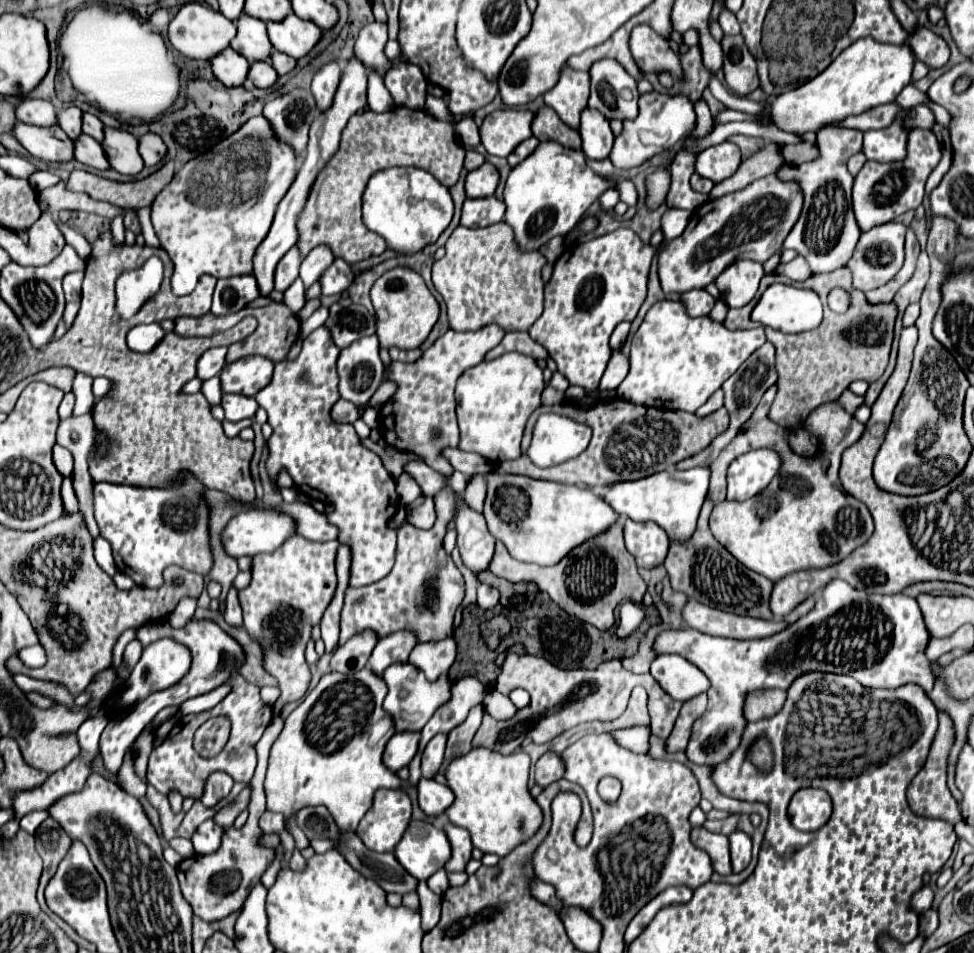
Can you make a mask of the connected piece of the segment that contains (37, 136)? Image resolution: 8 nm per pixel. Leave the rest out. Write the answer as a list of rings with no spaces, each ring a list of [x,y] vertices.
[[[23,122],[15,124],[15,138],[23,144],[23,148],[45,162],[71,162],[75,160],[75,144],[73,140],[59,128],[39,128],[27,126]]]

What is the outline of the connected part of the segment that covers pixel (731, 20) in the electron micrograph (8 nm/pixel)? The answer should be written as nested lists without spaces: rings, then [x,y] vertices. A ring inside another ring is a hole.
[[[723,10],[723,12],[721,12],[719,24],[721,24],[721,28],[723,28],[723,32],[725,32],[727,36],[737,36],[737,34],[741,34],[741,26],[739,26],[735,14],[731,14],[729,10]]]

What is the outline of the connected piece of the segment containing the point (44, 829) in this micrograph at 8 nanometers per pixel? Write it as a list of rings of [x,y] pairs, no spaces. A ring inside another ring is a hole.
[[[47,818],[35,832],[35,840],[37,840],[37,852],[43,858],[43,876],[39,882],[39,890],[37,890],[37,900],[41,904],[41,908],[45,910],[45,898],[43,898],[43,890],[47,886],[47,882],[53,878],[59,862],[63,860],[63,856],[67,854],[69,846],[71,846],[71,838],[65,834],[65,830],[61,828],[61,824],[53,818]]]

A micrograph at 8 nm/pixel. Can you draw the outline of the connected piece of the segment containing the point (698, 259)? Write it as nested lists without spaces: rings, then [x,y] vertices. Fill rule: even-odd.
[[[777,174],[763,176],[743,190],[725,194],[717,200],[709,200],[695,210],[687,230],[665,244],[659,254],[659,280],[665,294],[683,294],[693,288],[705,288],[707,284],[715,282],[715,278],[733,262],[739,260],[753,260],[753,262],[767,262],[775,252],[783,248],[787,234],[797,224],[803,210],[803,190],[795,180],[781,180]]]

